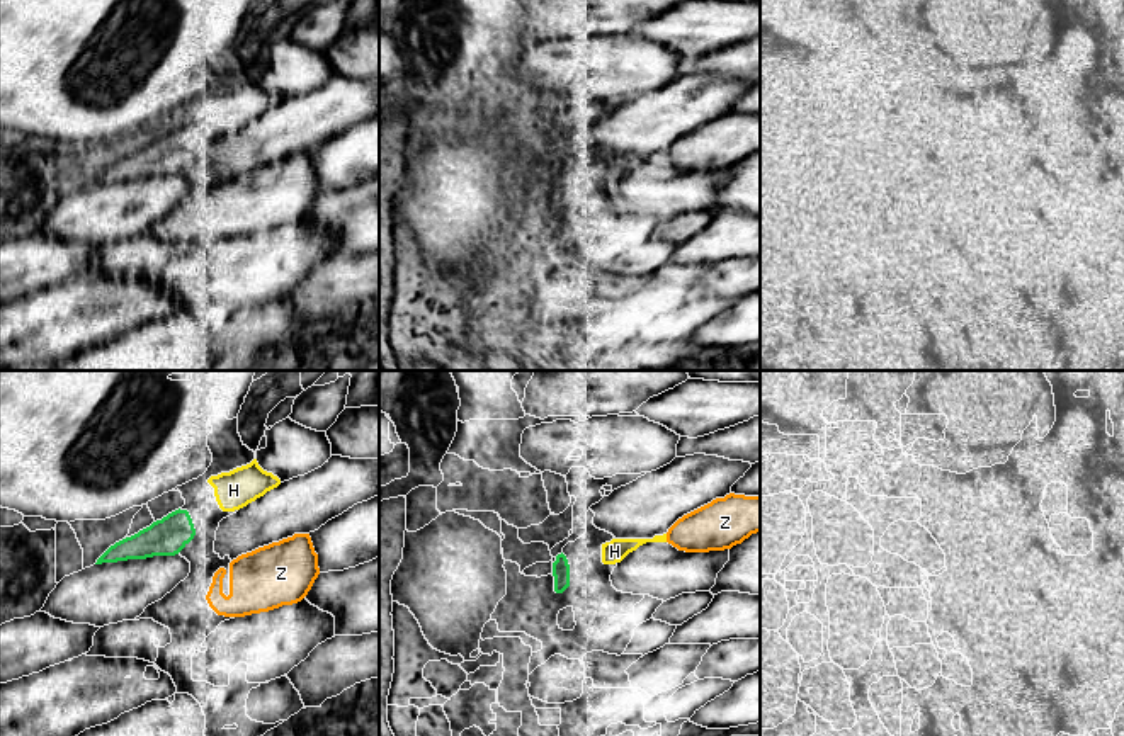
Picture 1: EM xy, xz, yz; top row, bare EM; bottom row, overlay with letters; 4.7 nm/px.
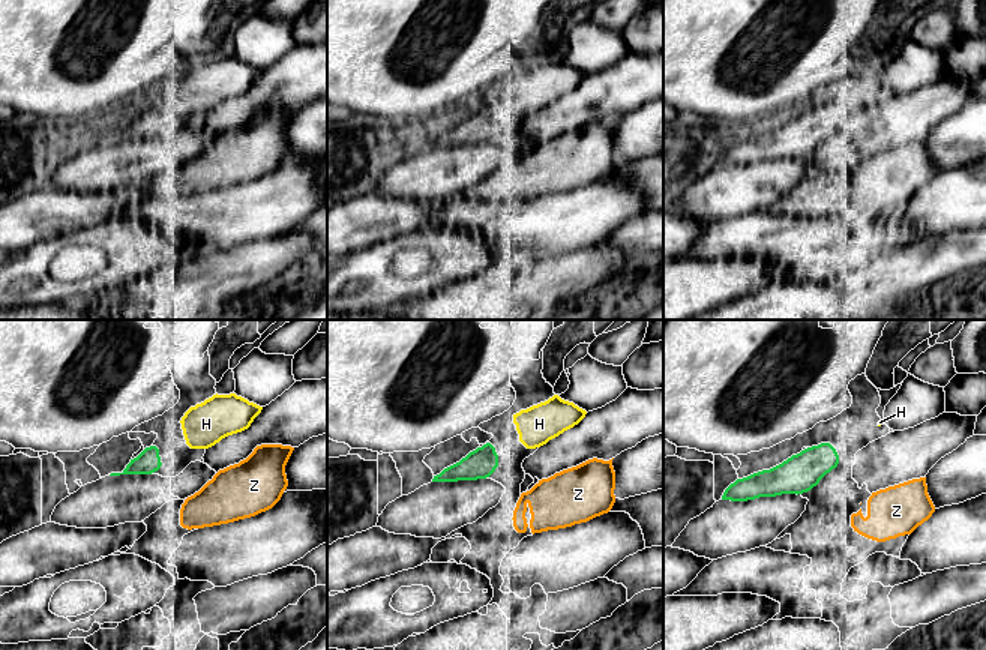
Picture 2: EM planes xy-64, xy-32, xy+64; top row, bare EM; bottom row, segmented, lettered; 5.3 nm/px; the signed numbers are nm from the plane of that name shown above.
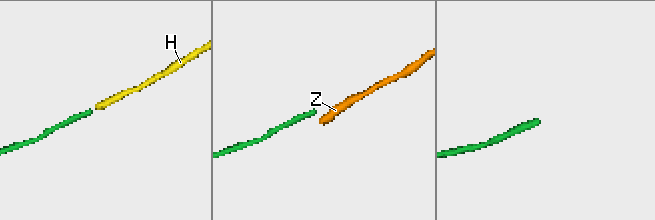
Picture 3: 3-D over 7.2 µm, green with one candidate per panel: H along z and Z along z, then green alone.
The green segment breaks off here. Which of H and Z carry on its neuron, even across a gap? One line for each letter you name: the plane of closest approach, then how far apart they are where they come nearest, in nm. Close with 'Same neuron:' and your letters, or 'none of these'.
H: view xy; gap 150 nm
Same neuron: H

